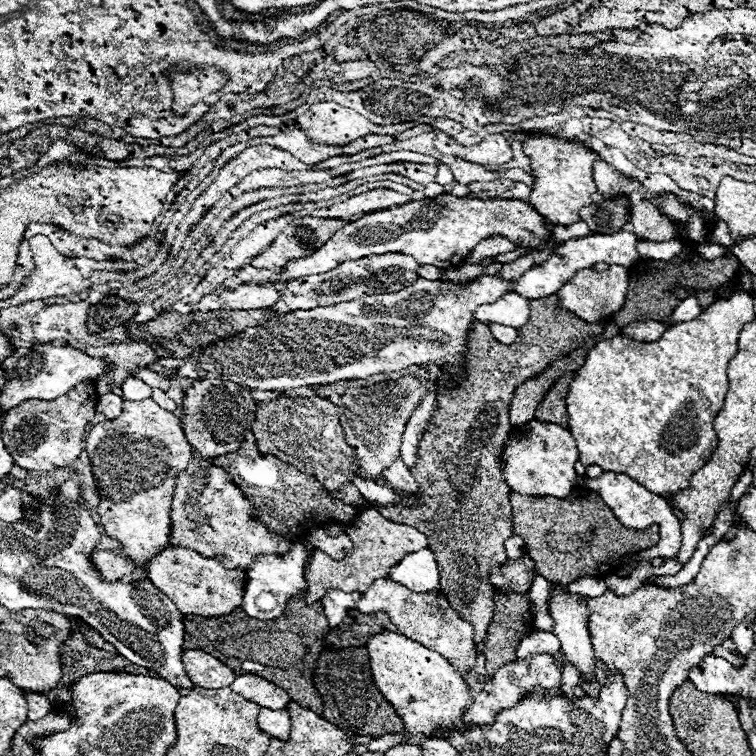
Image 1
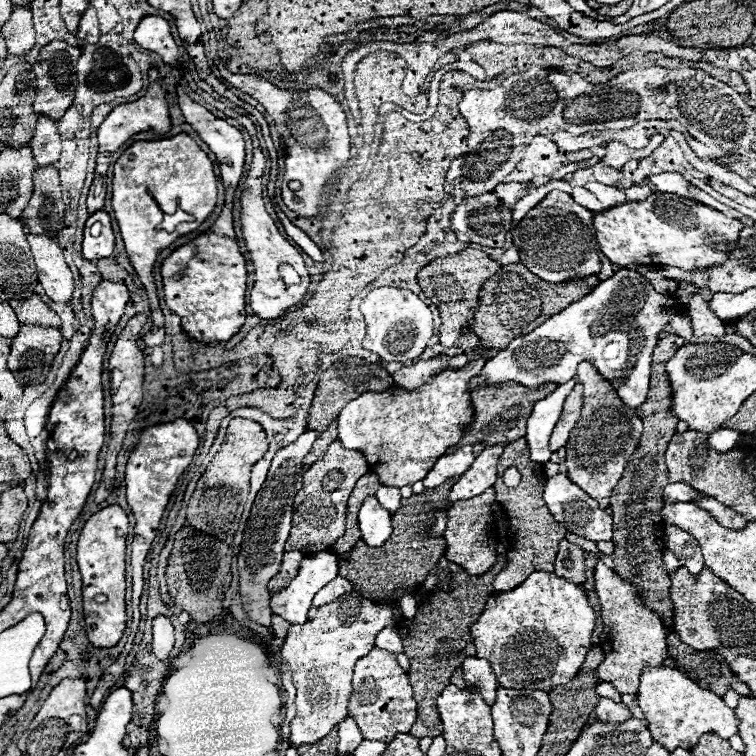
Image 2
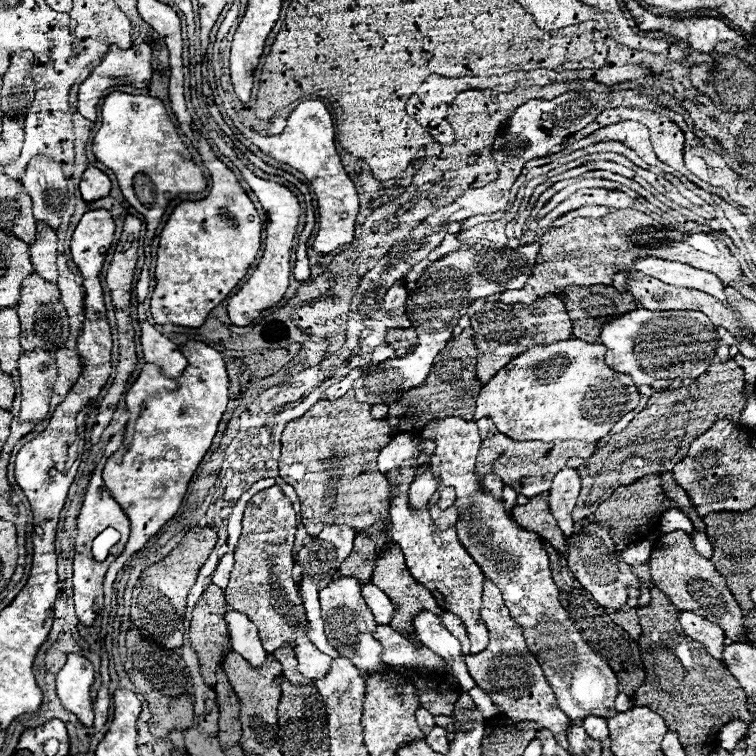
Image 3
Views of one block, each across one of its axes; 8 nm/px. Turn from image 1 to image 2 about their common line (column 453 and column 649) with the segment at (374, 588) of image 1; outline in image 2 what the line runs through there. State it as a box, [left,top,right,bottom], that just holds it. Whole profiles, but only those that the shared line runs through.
[594,562,666,694]

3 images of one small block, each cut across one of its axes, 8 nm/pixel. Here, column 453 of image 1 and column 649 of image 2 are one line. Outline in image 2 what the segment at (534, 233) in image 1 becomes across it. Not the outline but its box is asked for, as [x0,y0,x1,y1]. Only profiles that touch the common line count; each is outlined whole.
[594,192,742,270]

